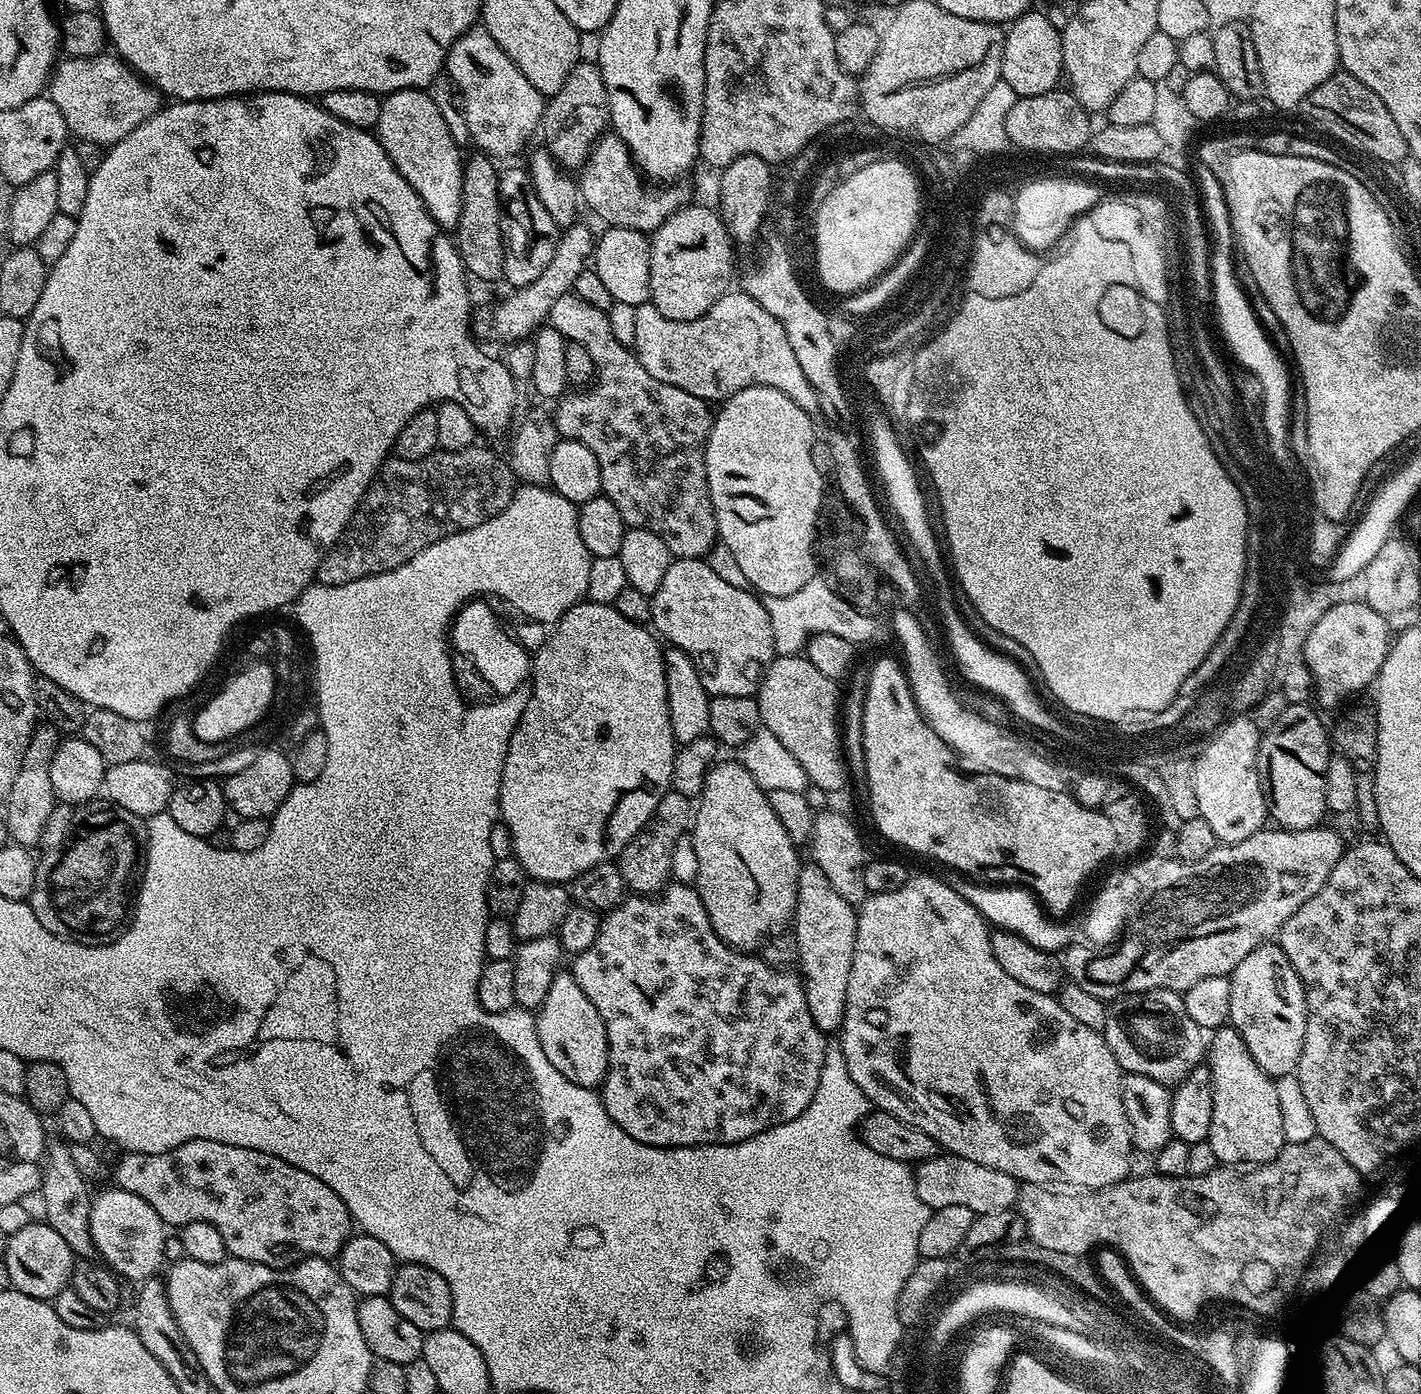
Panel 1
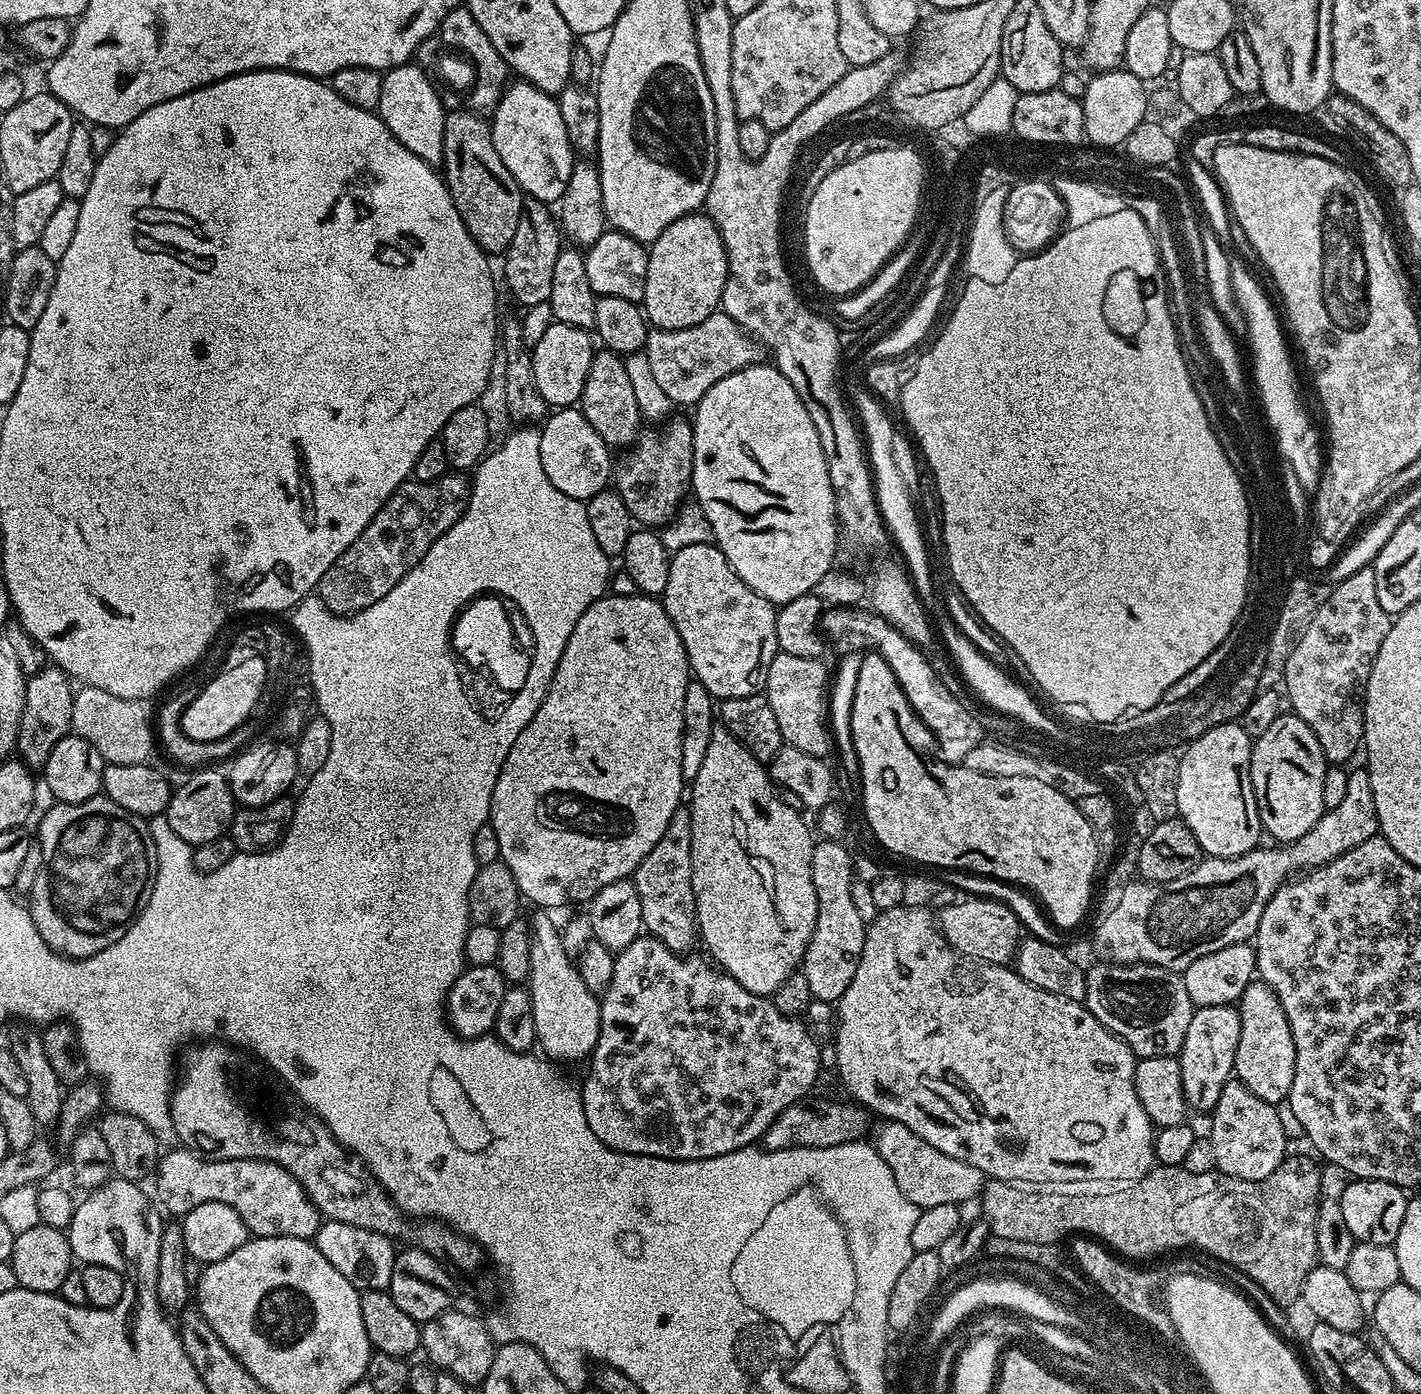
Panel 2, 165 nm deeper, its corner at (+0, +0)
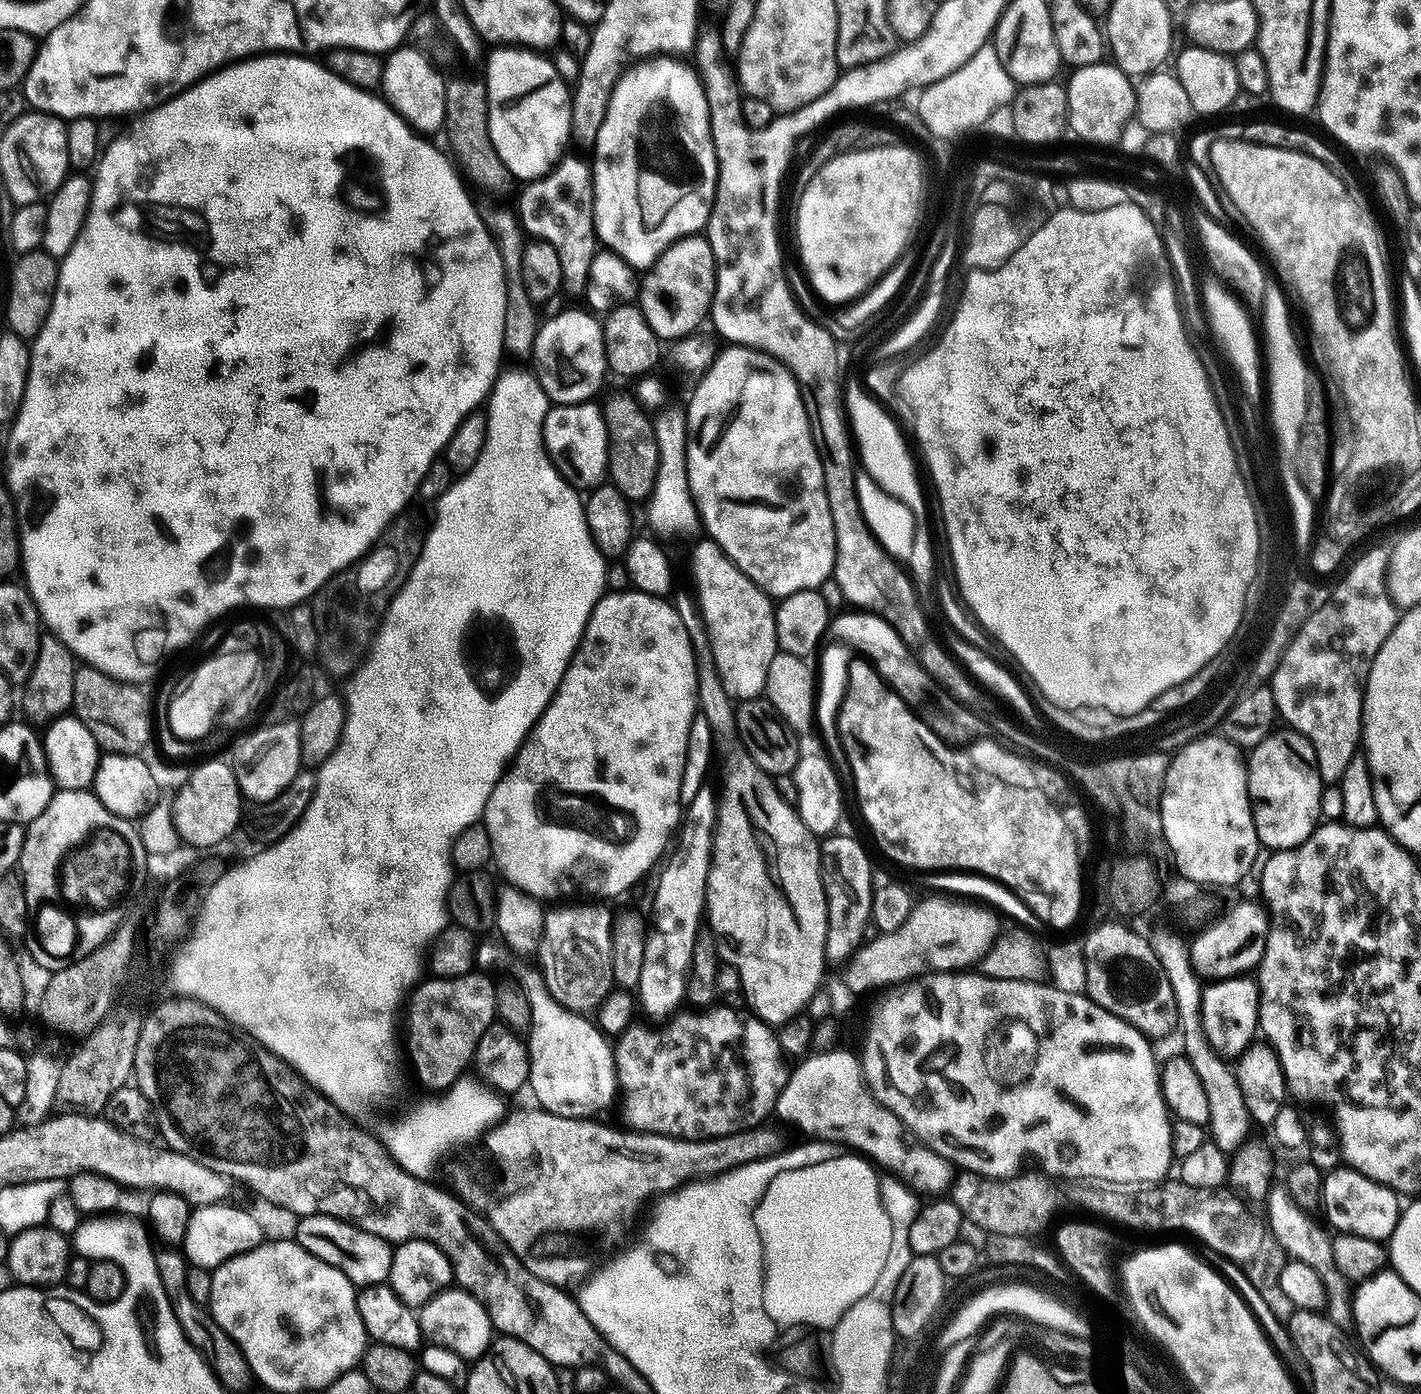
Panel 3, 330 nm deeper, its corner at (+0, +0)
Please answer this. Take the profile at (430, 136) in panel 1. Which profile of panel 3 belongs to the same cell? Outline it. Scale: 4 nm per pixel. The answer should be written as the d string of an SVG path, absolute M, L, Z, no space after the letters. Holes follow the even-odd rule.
M401 46L392 49L383 57L384 69L379 91L389 106L421 134L433 134L445 127L446 114L446 83L445 77L440 77L441 69L430 59L427 52L421 52L415 46Z

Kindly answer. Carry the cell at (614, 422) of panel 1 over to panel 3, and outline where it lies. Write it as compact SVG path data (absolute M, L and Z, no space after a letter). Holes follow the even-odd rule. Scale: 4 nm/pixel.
M565 154L552 167L552 171L542 178L527 181L521 188L524 189L520 192L518 215L525 233L554 246L560 260L576 260L580 270L587 269L598 251L596 223L592 213L591 163L580 156Z

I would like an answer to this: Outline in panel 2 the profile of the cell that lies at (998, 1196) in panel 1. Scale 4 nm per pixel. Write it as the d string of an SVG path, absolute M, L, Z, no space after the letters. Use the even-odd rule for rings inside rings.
M885 1121L881 1125L874 1139L874 1147L890 1167L899 1190L916 1208L923 1210L930 1206L950 1204L958 1206L970 1199L973 1201L983 1191L986 1177L977 1167L934 1149L934 1146L930 1146L901 1123Z

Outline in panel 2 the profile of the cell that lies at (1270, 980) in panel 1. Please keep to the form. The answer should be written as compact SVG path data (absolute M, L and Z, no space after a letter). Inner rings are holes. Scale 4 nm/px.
M1254 982L1246 986L1239 998L1240 1033L1238 1034L1238 1054L1234 1058L1235 1079L1250 1090L1250 1094L1258 1094L1262 1102L1280 1106L1287 1101L1290 1090L1294 1086L1294 1038L1290 1034L1290 1022L1286 1022L1286 1010L1282 1010L1282 1002L1278 1002L1278 994L1274 994L1271 986L1263 982Z

